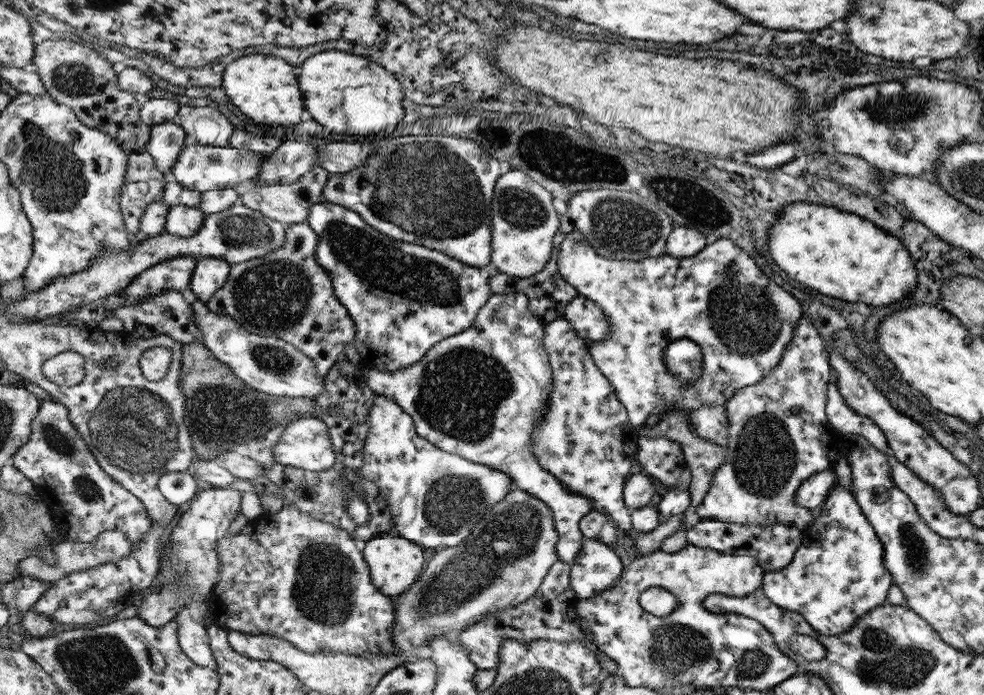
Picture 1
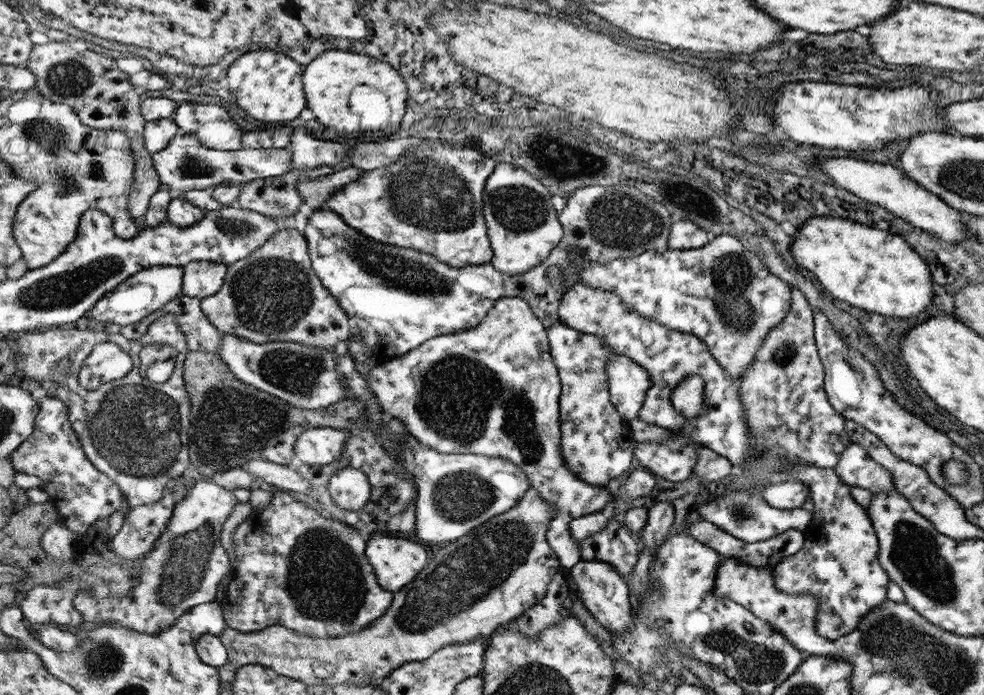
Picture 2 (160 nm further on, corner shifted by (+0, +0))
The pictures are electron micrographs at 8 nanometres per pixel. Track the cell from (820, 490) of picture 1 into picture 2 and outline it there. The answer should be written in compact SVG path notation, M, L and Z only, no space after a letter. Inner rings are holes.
M780 480L767 485L762 492L764 502L777 510L793 510L801 508L802 502L809 495L808 486L803 482Z

